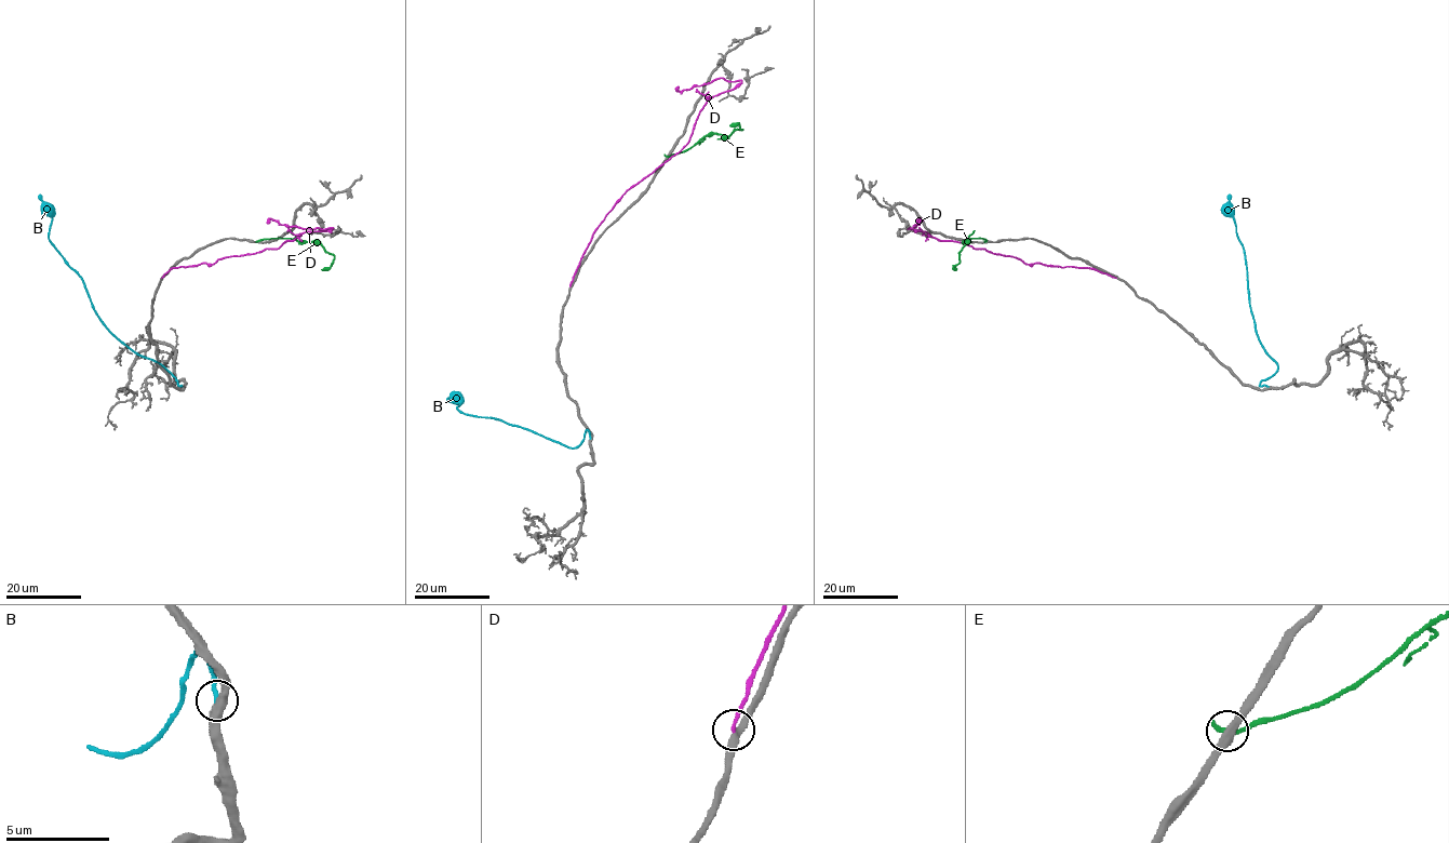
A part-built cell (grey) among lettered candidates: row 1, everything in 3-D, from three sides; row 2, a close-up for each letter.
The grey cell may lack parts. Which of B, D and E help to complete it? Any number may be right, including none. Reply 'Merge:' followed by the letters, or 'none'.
Merge: B

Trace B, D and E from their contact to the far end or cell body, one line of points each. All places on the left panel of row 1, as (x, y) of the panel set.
B: (182, 387), (161, 365), (132, 351), (105, 325), (93, 308), (83, 280), (50, 240), (51, 211), (39, 195)
D: (162, 278), (172, 268), (255, 254), (278, 248), (304, 232), (333, 228), (269, 222)
E: (258, 240), (278, 239), (319, 243), (334, 256), (330, 267), (321, 269)

